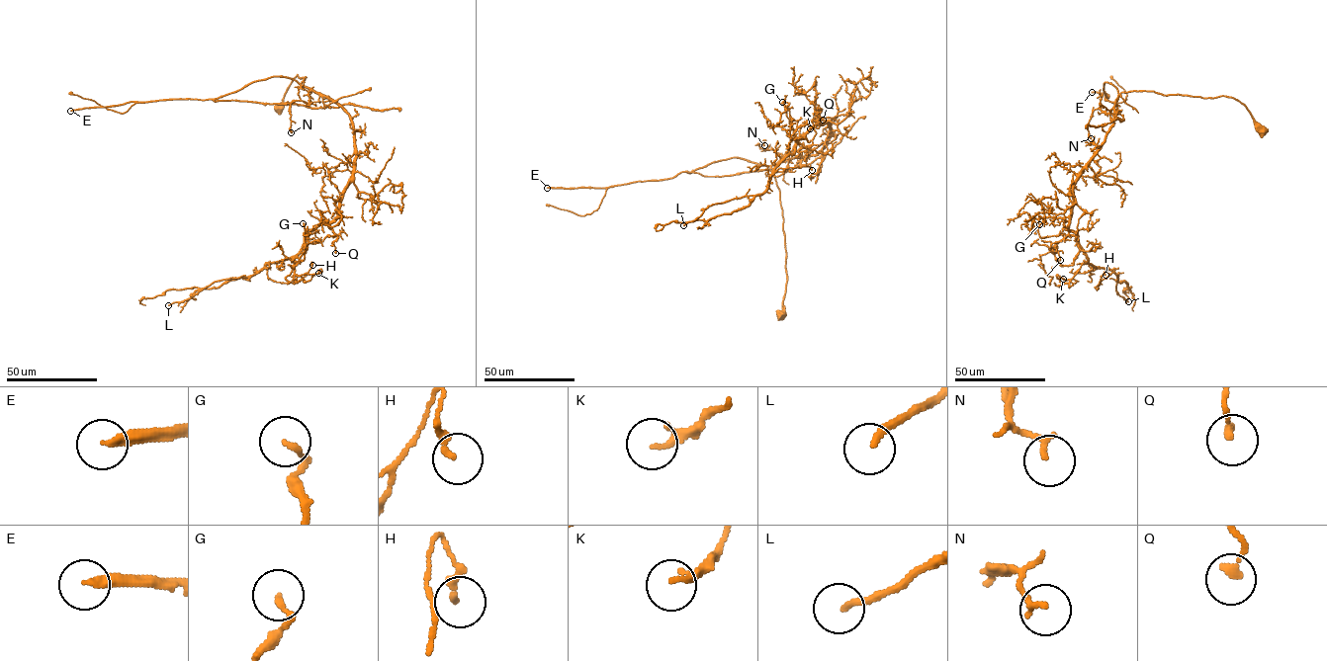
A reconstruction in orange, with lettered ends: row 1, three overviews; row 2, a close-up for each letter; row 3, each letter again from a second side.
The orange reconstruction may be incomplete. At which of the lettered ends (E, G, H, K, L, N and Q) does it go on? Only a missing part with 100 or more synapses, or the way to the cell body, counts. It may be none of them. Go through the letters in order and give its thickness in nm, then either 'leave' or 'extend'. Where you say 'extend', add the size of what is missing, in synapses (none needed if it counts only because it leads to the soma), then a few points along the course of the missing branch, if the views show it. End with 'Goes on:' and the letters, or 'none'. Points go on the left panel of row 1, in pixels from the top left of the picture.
E: 240 nm thick; extend; about 250 synapses
G: 180 nm thick; leave
H: 240 nm thick; leave
K: 190 nm thick; leave
L: 180 nm thick; leave
N: 150 nm thick; leave
Q: 220 nm thick; leave
Goes on: E

